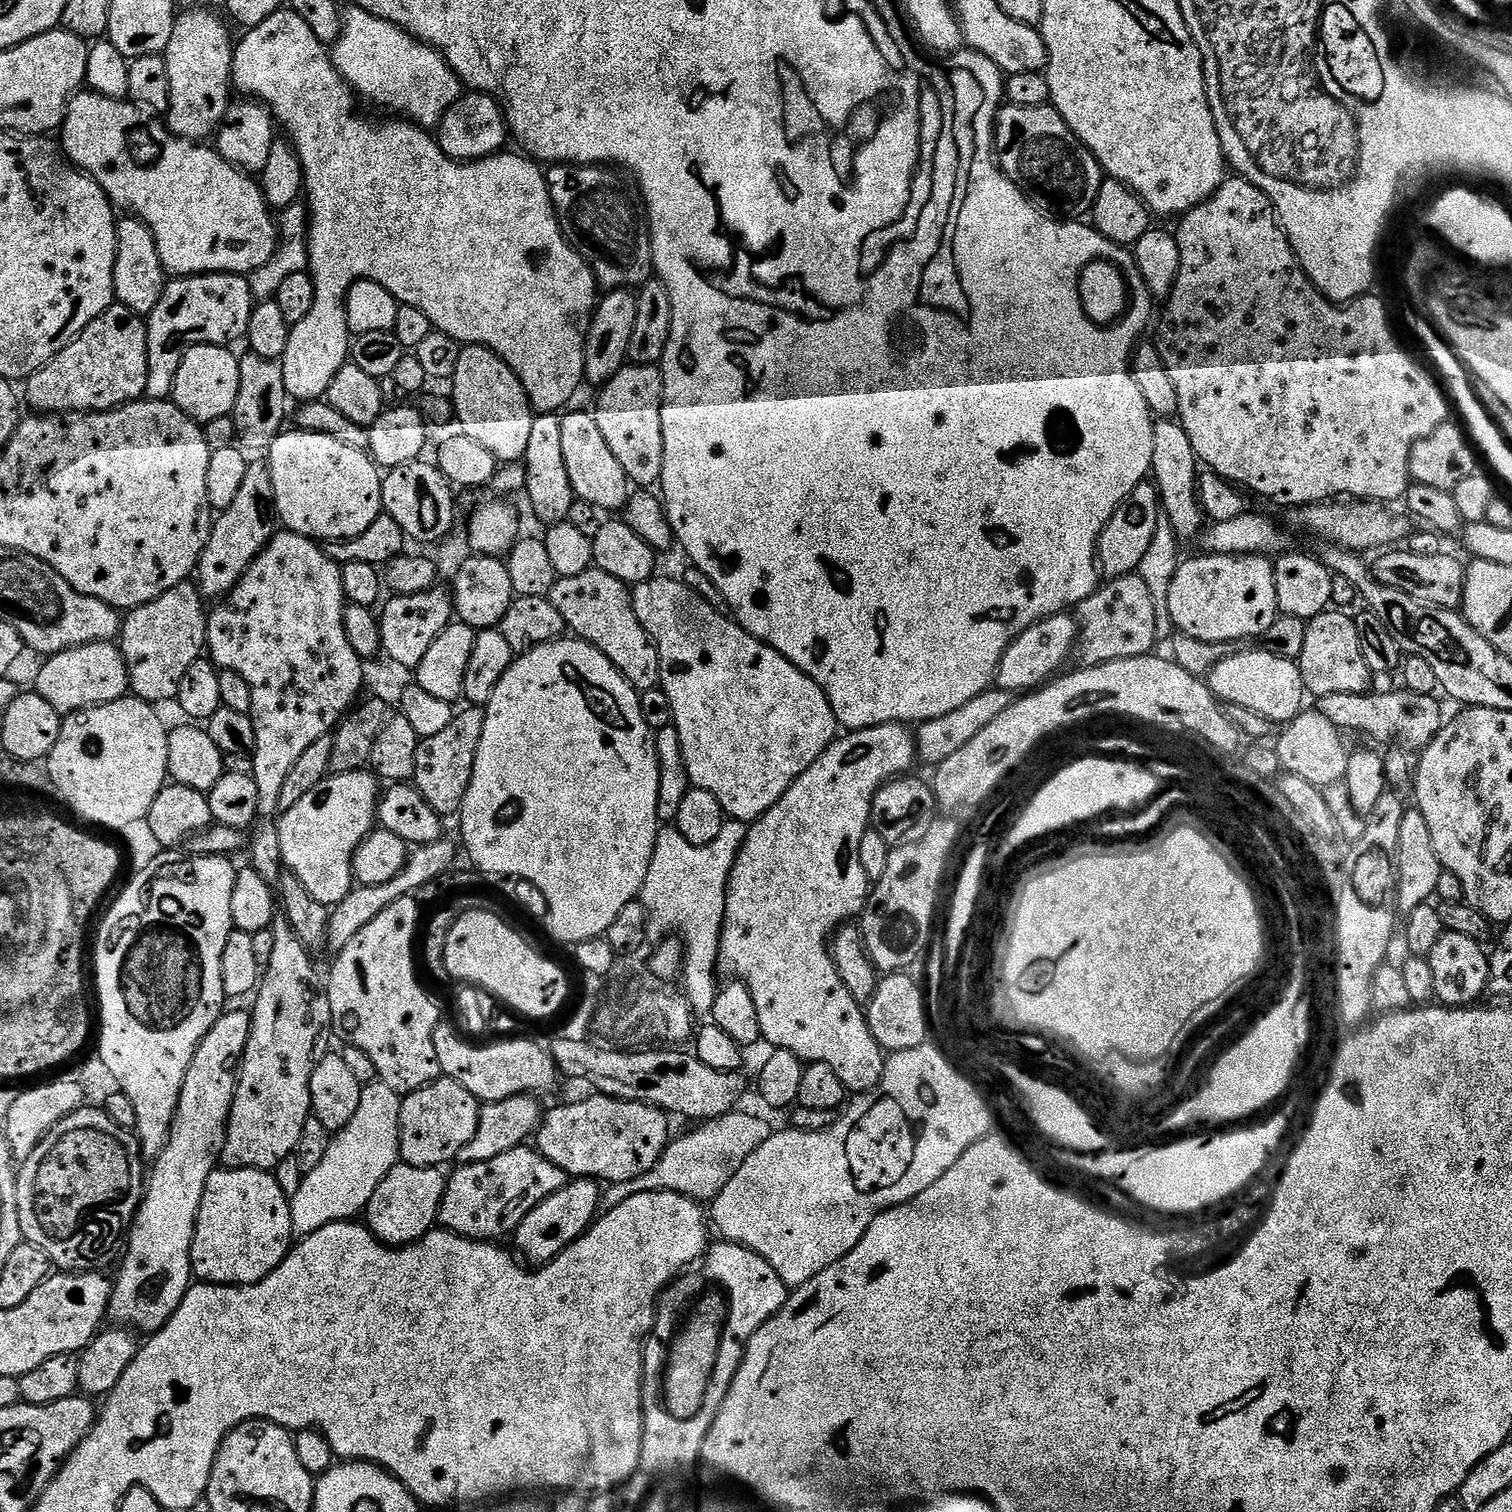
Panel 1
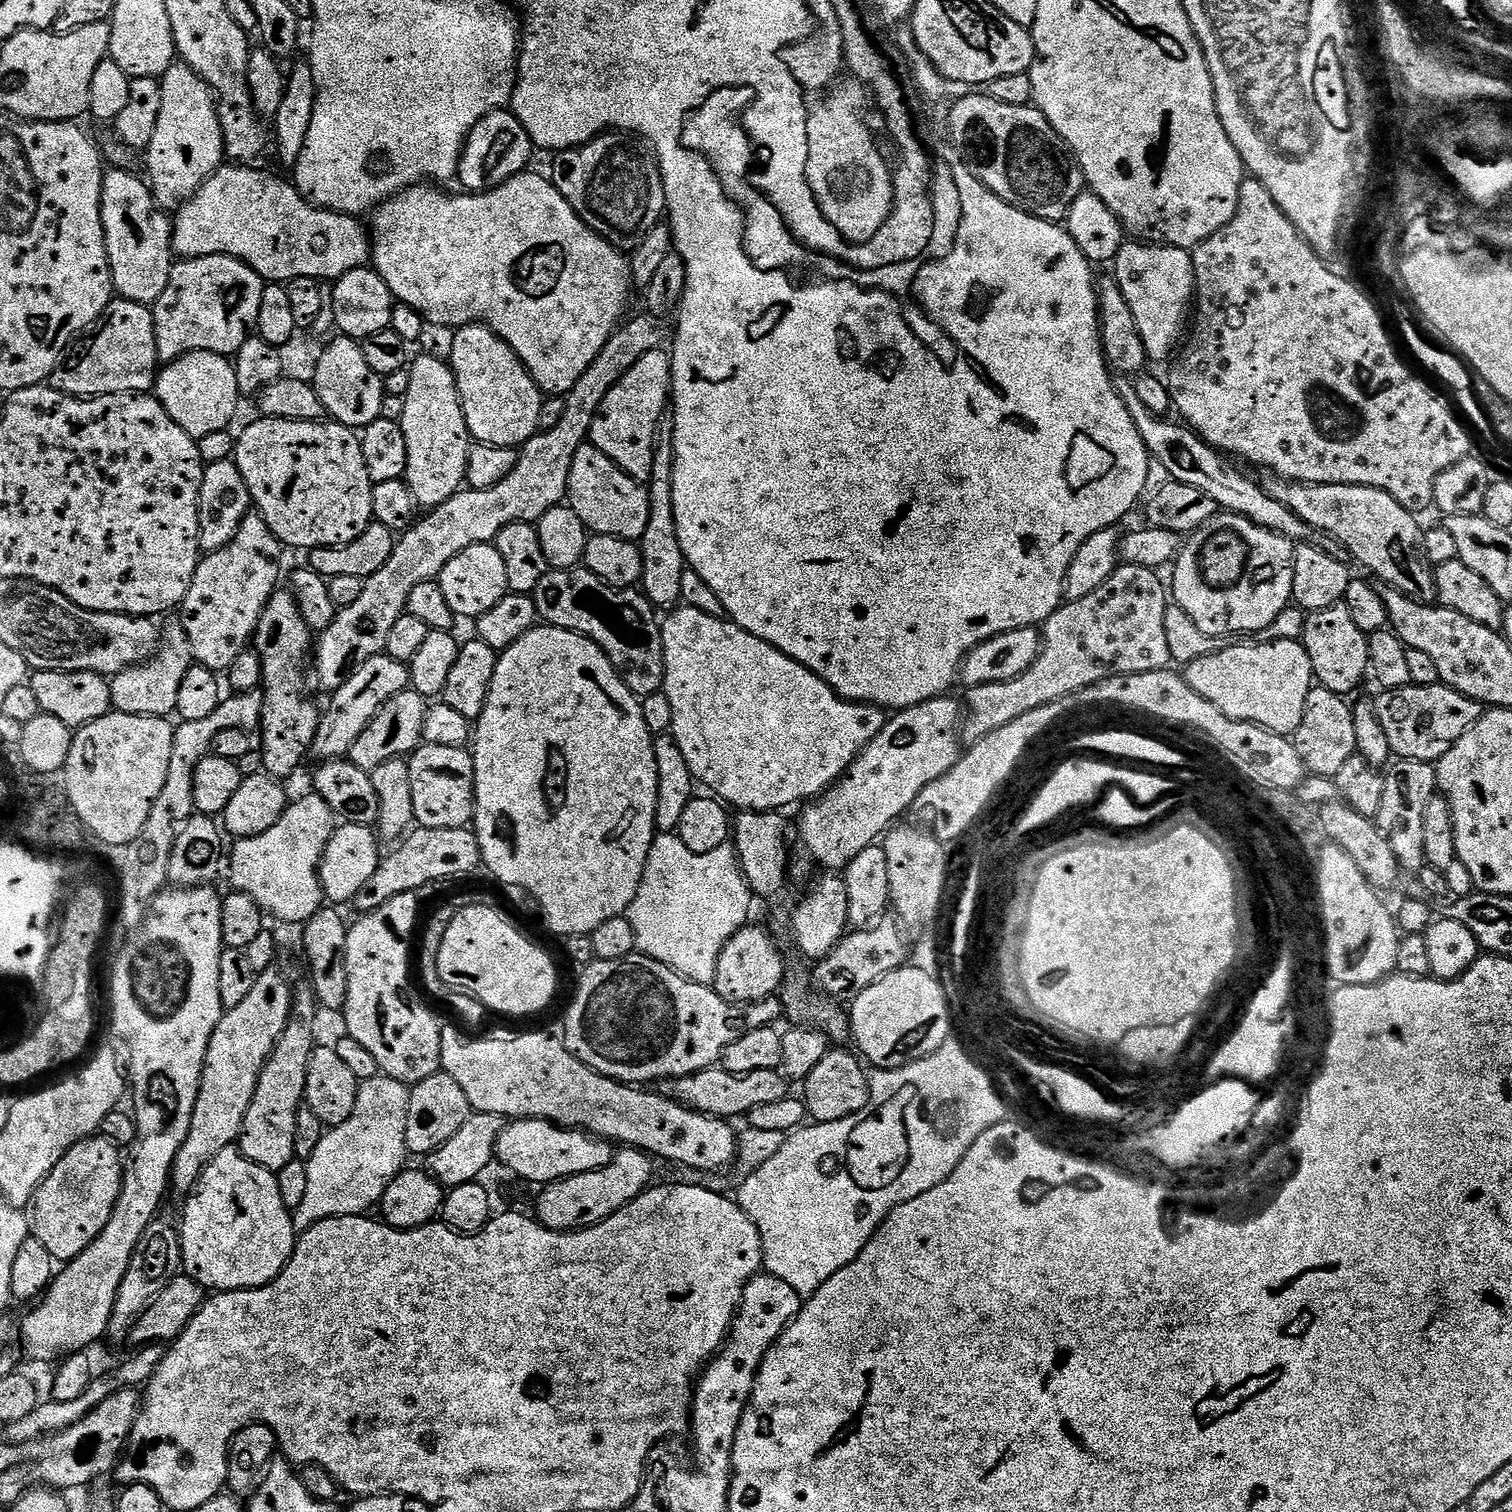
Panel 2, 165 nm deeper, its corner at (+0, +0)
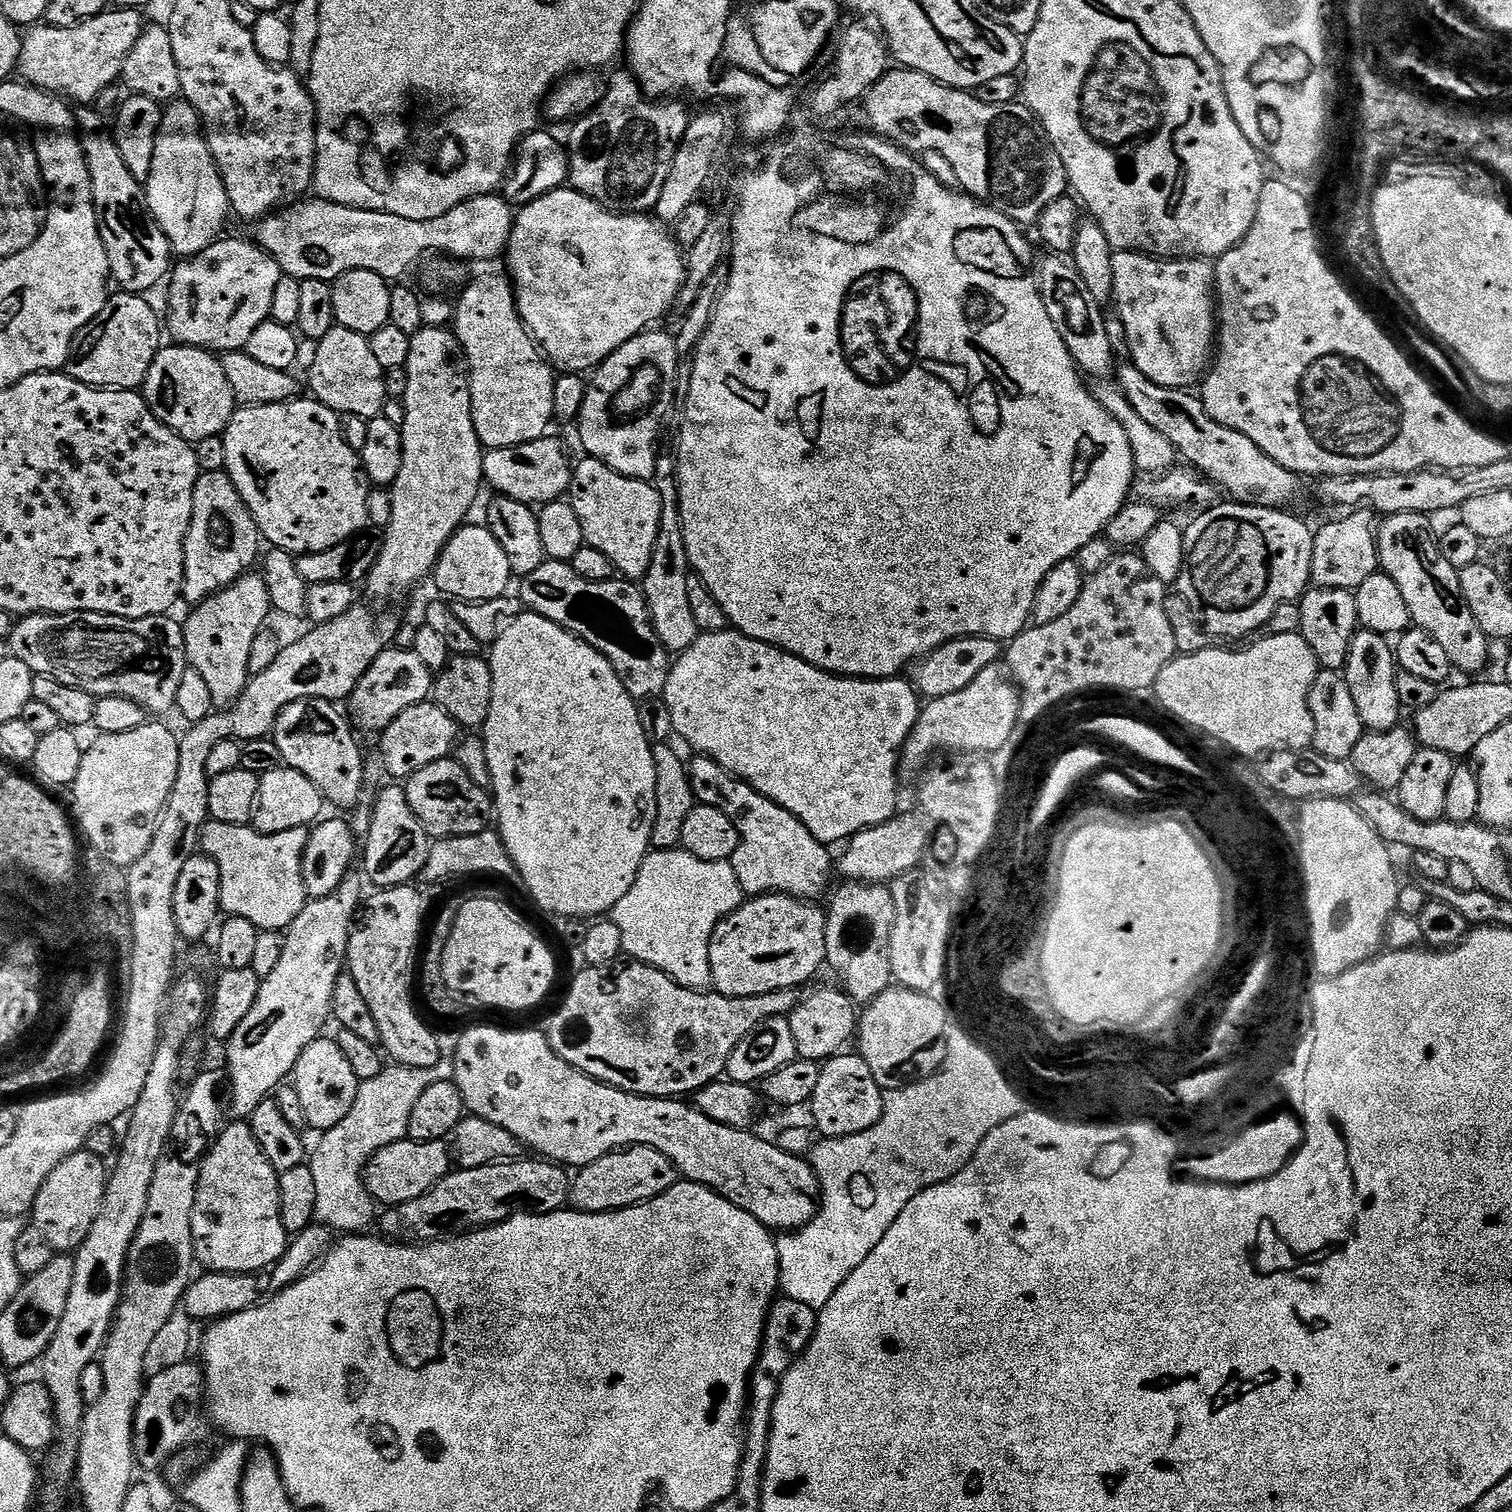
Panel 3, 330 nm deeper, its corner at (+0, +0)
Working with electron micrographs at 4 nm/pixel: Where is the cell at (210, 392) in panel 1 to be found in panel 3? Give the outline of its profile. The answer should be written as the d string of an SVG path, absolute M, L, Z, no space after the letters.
M161 347L154 358L142 385L144 400L156 417L184 440L195 442L221 435L238 405L219 359L202 348L171 347Z

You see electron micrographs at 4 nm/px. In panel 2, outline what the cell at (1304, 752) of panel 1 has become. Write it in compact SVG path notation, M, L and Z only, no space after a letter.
M1313 686L1306 698L1306 710L1302 710L1302 722L1294 733L1294 743L1305 769L1314 776L1335 778L1338 770L1351 756L1357 755L1354 738L1353 705L1345 697L1330 690Z

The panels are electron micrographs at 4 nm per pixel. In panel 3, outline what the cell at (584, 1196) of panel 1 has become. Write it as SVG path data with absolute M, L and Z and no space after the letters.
M645 1144L629 1146L609 1152L598 1162L579 1169L572 1180L570 1204L577 1212L617 1212L620 1208L633 1208L655 1196L661 1196L678 1183L676 1167L662 1153Z

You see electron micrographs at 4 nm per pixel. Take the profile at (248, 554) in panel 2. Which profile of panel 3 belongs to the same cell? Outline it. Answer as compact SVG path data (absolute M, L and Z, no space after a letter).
M252 575L240 576L229 588L195 605L188 621L185 619L182 624L188 663L210 686L210 698L216 706L235 704L246 690L250 679L250 645L265 627L268 612L273 611L263 575Z

